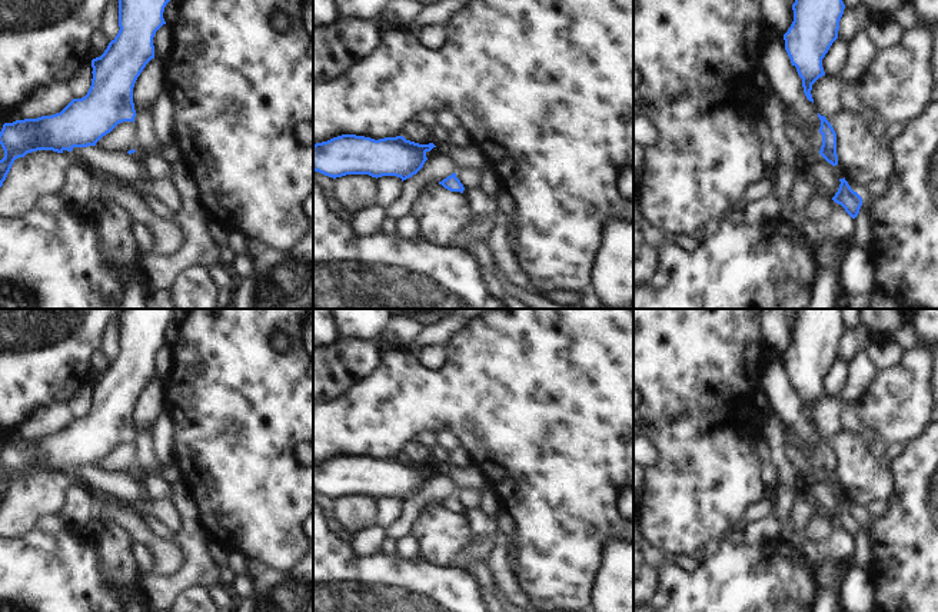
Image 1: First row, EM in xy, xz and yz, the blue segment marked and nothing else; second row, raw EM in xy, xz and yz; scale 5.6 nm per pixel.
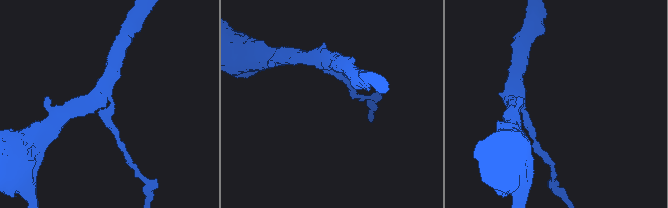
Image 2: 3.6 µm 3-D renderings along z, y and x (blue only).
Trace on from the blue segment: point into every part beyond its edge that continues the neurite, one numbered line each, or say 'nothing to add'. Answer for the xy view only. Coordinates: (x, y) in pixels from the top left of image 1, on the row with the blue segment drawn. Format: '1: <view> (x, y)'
nothing to add

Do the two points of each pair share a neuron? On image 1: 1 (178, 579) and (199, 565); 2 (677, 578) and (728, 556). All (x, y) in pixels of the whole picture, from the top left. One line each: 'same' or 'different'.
1: same
2: same

